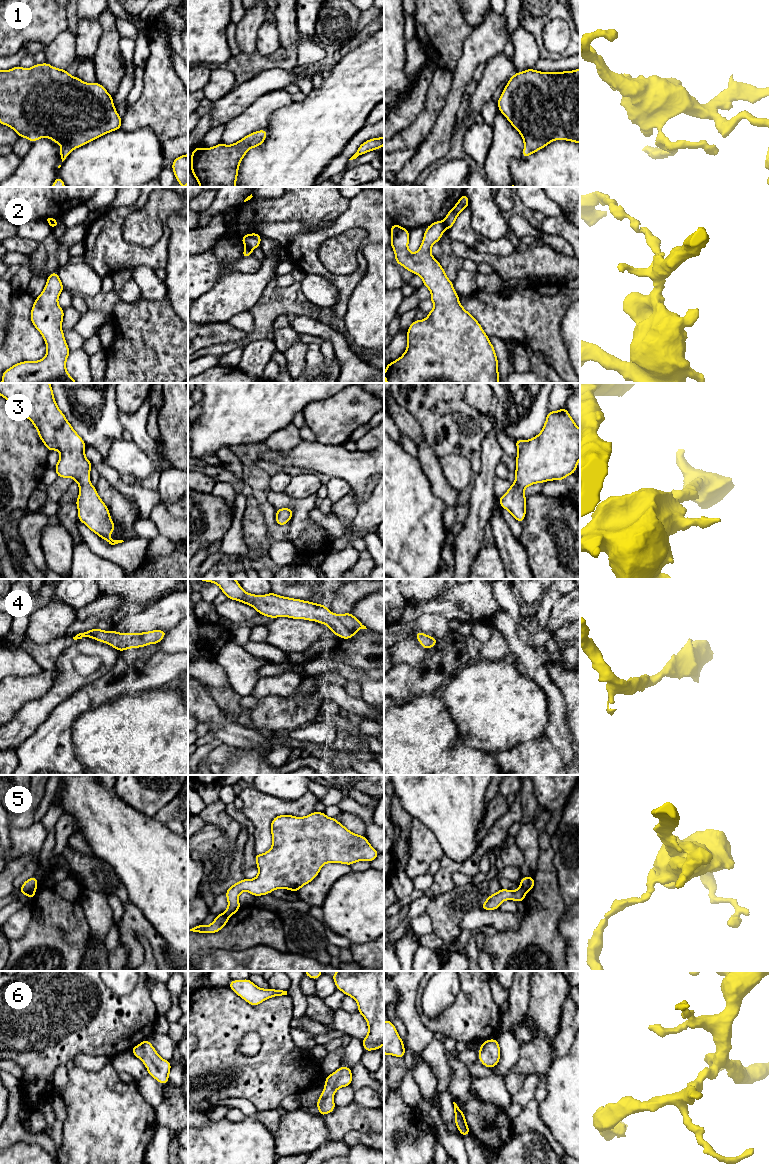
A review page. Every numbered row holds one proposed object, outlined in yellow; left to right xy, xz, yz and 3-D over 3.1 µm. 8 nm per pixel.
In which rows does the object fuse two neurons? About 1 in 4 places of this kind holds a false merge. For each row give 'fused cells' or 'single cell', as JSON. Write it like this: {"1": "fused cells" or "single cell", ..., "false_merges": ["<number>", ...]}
{"1": "single cell", "2": "fused cells", "3": "single cell", "4": "single cell", "5": "fused cells", "6": "single cell", "false_merges": ["2", "5"]}

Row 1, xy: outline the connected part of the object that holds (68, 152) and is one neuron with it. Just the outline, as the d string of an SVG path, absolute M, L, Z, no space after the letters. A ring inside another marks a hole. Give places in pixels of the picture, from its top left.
M49 63L35 64L25 69L20 65L0 70L0 124L12 128L19 137L31 142L47 137L61 144L59 155L62 162L76 148L109 133L121 129L122 119L117 113L112 96L99 83L85 83L70 75L65 69L54 68Z

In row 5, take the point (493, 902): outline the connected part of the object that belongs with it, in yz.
M521 886L515 891L500 888L496 894L490 894L480 909L497 910L503 901L514 900L521 902L525 900L525 895L526 892Z

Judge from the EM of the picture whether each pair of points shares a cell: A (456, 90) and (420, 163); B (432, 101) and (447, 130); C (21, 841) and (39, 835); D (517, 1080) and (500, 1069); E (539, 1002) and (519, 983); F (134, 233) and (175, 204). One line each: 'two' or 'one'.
A: one
B: two
C: one
D: two
E: two
F: one

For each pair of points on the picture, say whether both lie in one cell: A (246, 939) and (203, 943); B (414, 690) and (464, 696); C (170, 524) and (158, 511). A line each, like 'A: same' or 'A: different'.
A: same
B: different
C: same

